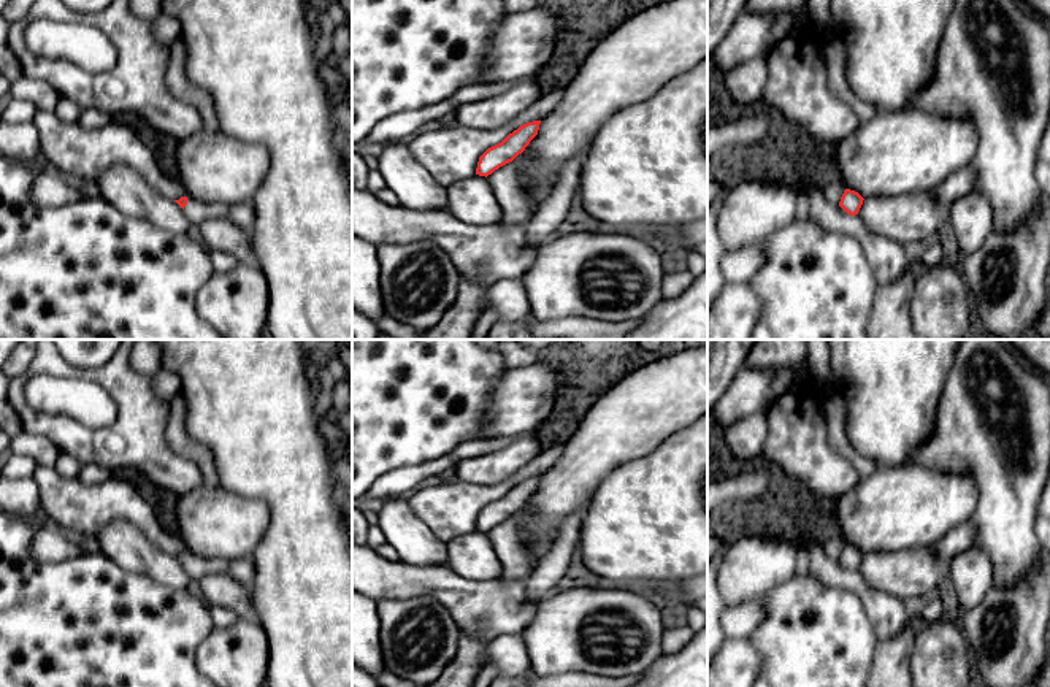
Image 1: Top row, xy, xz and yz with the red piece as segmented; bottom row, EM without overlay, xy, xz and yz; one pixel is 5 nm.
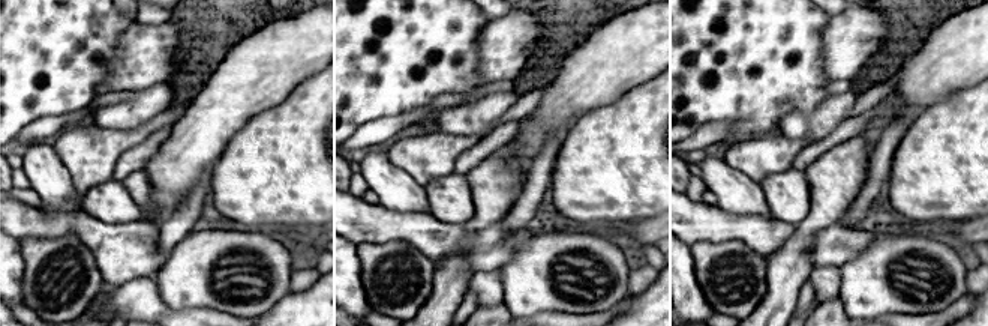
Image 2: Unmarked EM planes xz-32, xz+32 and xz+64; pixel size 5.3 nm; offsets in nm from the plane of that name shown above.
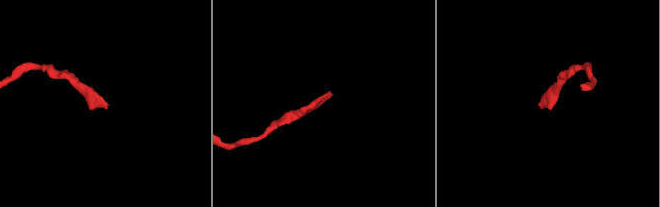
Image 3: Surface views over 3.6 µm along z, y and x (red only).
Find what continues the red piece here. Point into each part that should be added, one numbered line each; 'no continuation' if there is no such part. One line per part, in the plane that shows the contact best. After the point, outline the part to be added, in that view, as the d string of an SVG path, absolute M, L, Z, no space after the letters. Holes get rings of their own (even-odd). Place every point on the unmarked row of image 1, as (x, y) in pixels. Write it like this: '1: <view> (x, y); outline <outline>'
1: xy (197, 567); outline M187 552L187 560L182 568L190 576L194 582L208 576L208 574L220 574L228 571L228 560L222 558L203 558L200 555L194 555Z

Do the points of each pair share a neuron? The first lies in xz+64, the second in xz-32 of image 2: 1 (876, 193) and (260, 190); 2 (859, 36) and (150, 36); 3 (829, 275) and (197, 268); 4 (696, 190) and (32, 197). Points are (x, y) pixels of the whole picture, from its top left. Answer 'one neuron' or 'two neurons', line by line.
1: two neurons
2: one neuron
3: two neurons
4: two neurons

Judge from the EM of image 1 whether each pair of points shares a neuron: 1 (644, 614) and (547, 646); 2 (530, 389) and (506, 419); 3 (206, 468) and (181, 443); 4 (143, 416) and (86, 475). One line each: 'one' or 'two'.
1: one
2: one
3: one
4: two

